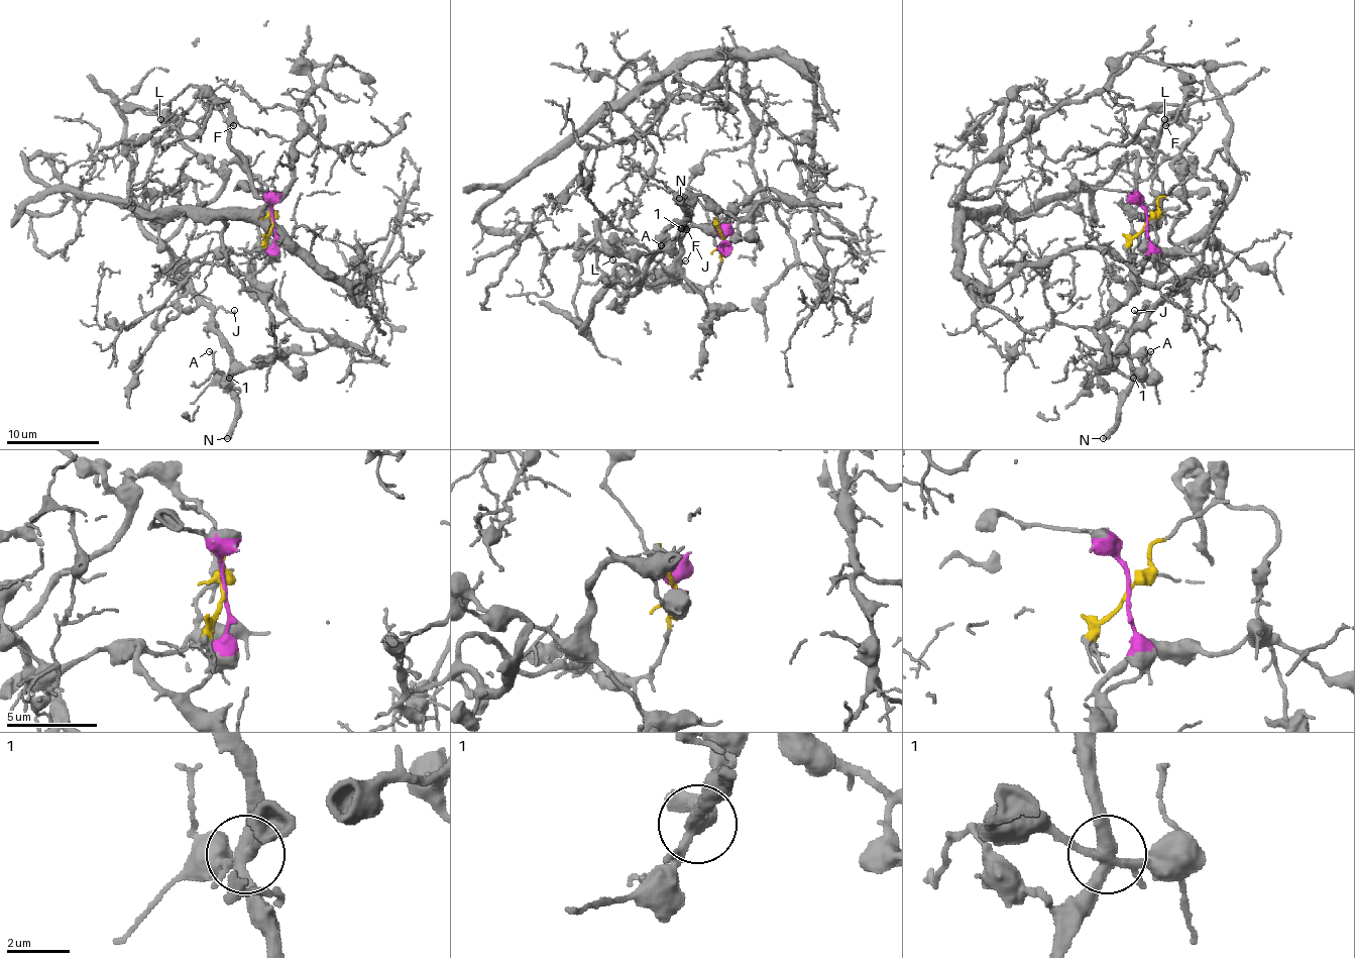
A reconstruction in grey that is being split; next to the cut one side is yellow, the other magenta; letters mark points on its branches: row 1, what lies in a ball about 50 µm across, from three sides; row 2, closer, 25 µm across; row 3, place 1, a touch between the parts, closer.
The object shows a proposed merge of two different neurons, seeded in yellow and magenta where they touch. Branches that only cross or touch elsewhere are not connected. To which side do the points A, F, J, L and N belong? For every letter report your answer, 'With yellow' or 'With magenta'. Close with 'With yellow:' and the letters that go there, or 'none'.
A: With magenta
F: With yellow
J: With yellow
L: With yellow
N: With yellow
With yellow: F, J, L, N

